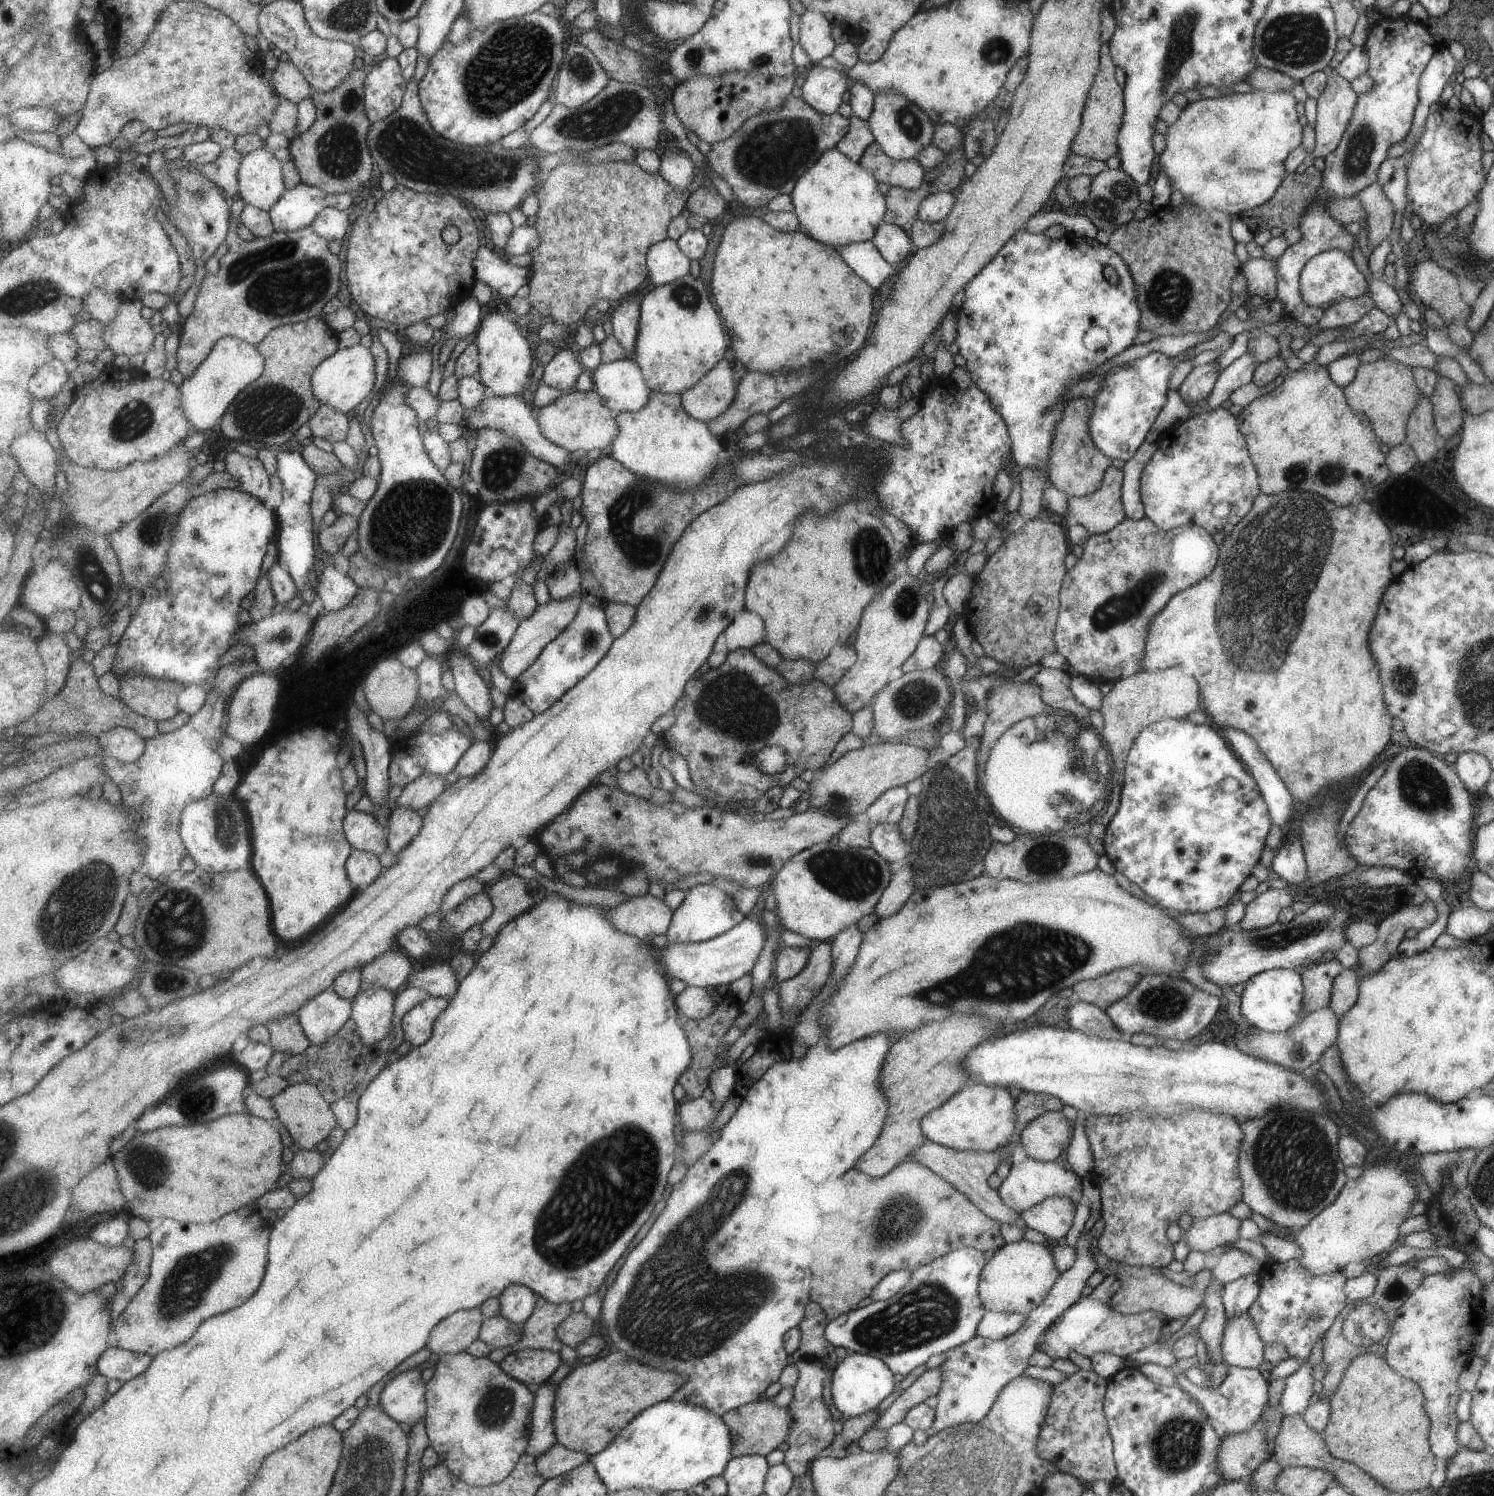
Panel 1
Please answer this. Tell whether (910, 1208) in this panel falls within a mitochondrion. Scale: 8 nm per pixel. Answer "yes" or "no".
yes

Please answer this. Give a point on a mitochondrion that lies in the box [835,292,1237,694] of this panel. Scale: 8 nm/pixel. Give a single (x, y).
(1119, 609)

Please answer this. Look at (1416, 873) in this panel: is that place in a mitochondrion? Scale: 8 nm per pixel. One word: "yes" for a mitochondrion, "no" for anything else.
no

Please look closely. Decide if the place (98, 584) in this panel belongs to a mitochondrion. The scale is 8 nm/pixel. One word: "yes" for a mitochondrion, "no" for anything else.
yes

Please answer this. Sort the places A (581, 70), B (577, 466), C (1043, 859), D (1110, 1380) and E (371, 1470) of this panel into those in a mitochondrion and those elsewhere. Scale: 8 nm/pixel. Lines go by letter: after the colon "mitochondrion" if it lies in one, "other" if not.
A: mitochondrion
B: other
C: mitochondrion
D: other
E: mitochondrion

